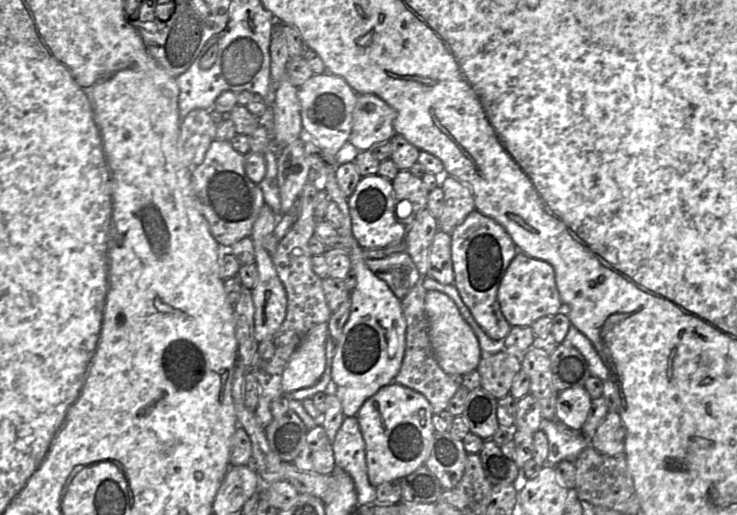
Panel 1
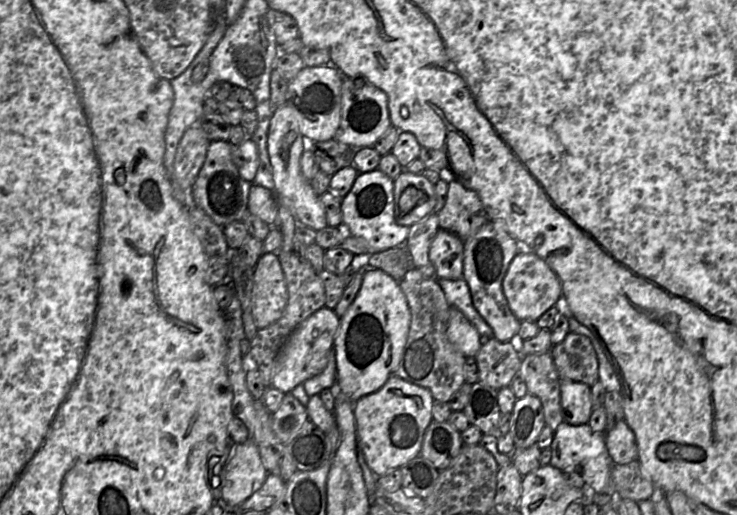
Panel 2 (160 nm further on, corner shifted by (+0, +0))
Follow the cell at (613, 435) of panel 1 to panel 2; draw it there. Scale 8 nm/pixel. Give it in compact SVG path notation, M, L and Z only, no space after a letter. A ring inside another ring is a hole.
M625 420L606 431L604 436L608 453L615 464L628 464L638 459L636 436Z

